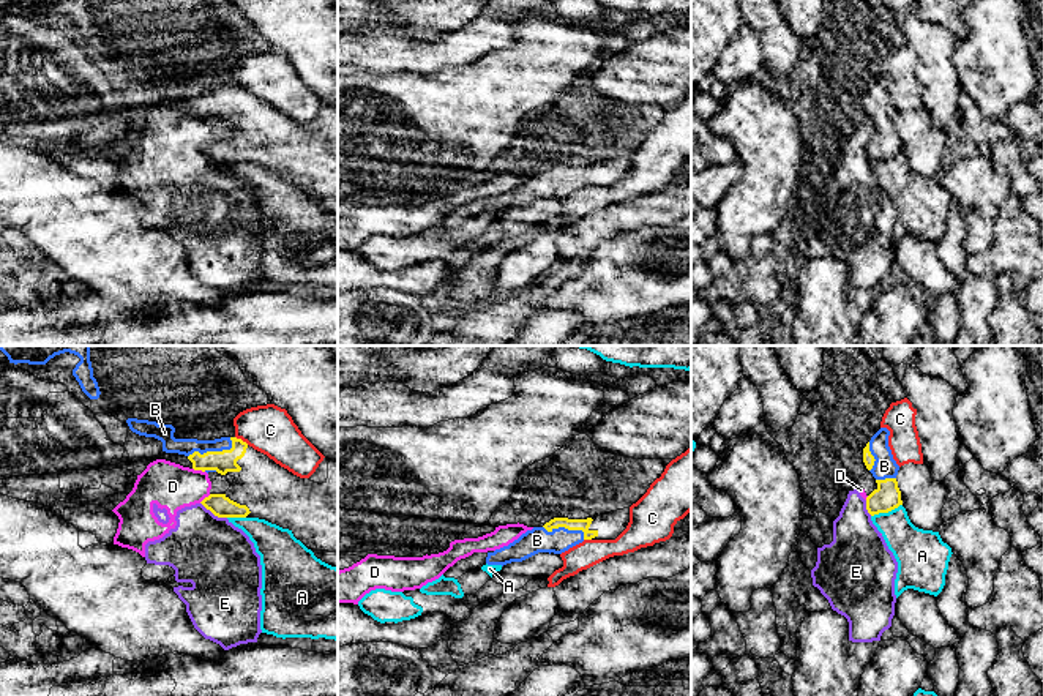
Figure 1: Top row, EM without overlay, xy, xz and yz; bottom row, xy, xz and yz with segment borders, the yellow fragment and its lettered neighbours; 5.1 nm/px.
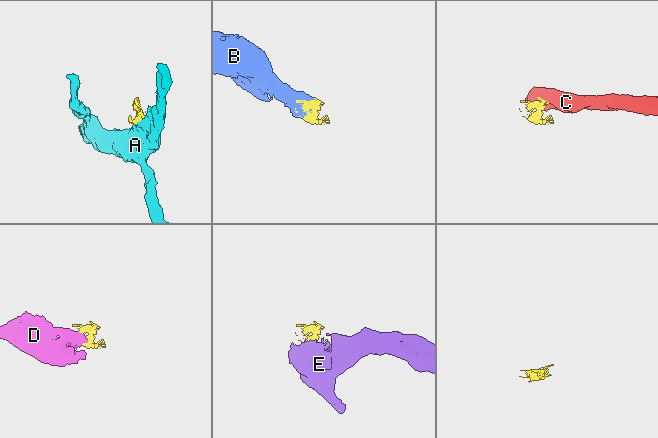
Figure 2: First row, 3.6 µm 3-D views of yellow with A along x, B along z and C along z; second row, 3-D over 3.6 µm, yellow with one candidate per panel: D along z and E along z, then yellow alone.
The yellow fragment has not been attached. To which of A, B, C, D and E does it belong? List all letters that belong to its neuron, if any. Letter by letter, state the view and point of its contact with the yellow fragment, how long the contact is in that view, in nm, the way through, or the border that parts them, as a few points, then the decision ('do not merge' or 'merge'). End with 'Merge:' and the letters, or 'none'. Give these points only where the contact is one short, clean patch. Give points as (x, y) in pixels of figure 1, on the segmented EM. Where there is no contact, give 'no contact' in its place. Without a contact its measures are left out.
A: meets yellow in yz at (885, 512); contact 170 nm long; border along yz (901, 504), (871, 516); do not merge
B: meets yellow in xy at (212, 452); contact 240 nm long; merge
C: meets yellow in xy at (240, 439); contact 80 nm long; border along xy (235, 436), (248, 444); do not merge
D: meets yellow in xy at (199, 469); contact 70 nm long; border along xy (193, 467), (204, 472); do not merge
E: meets yellow in xy at (213, 513); contact 160 nm long; border along xy (201, 502), (215, 515), (226, 518); do not merge
Merge: B

